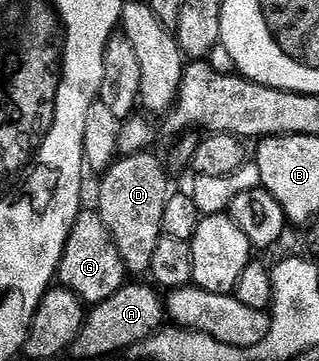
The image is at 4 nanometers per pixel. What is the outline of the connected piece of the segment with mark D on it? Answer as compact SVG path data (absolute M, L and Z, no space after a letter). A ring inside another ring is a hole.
M141 152L117 157L112 167L104 171L99 179L98 213L106 224L129 275L144 276L152 269L154 248L158 248L164 234L166 204L170 197L168 176L170 174L163 161L160 163L152 152Z

